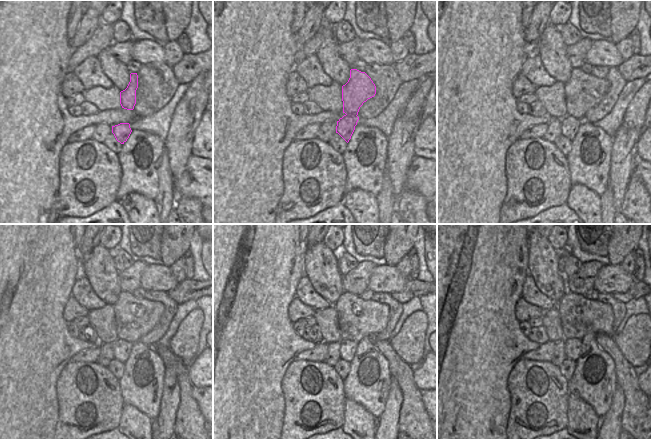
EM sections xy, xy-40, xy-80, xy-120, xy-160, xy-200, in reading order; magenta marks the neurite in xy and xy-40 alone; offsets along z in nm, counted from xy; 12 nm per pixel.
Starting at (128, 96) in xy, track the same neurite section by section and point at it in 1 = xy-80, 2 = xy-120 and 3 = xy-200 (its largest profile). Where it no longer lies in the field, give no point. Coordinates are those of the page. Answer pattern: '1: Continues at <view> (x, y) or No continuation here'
1: Continues at xy-80 (583, 91)
2: Continues at xy-120 (134, 318)
3: Continues at xy-200 (578, 314).

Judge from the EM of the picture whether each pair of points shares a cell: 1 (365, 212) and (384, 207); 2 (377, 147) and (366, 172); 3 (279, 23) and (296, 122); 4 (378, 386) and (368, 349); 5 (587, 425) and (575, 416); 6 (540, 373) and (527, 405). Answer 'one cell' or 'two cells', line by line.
1: two cells
2: one cell
3: one cell
4: one cell
5: one cell
6: one cell

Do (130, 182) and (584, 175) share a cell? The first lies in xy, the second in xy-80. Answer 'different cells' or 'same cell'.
same cell

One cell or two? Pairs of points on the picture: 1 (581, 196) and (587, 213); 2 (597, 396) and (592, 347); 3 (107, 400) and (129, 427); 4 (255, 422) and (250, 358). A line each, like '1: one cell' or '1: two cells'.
1: one cell
2: one cell
3: two cells
4: one cell

